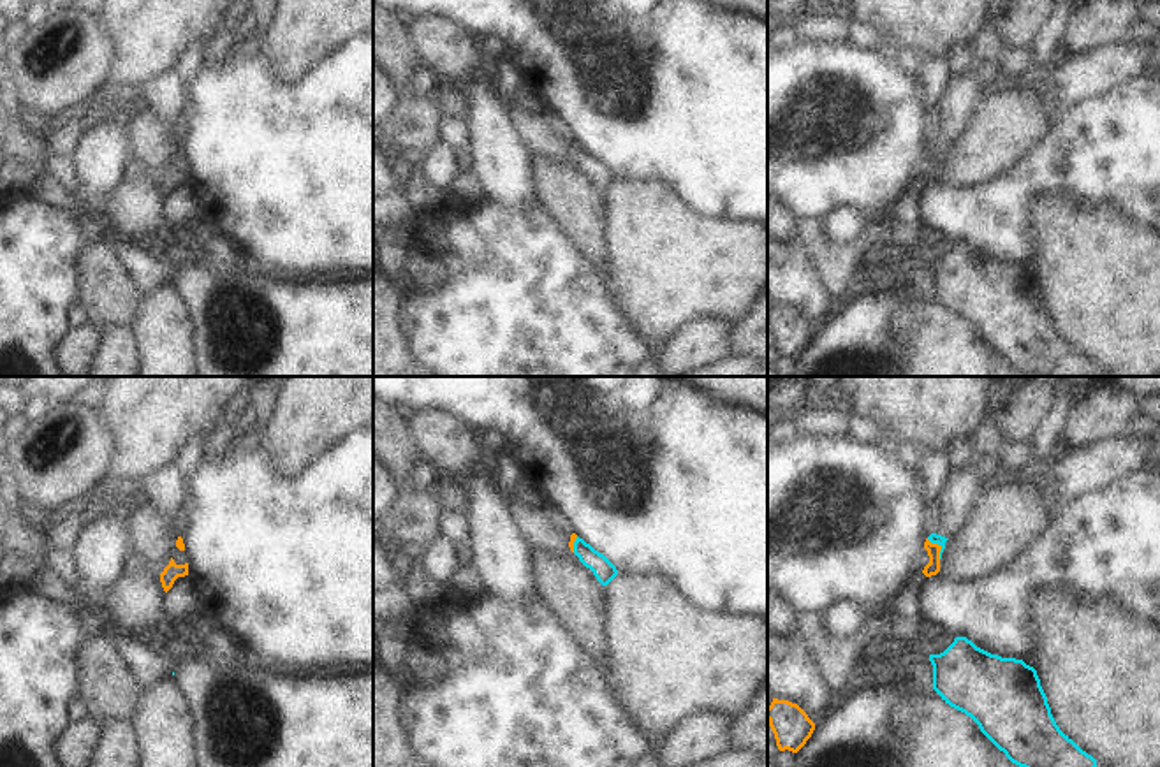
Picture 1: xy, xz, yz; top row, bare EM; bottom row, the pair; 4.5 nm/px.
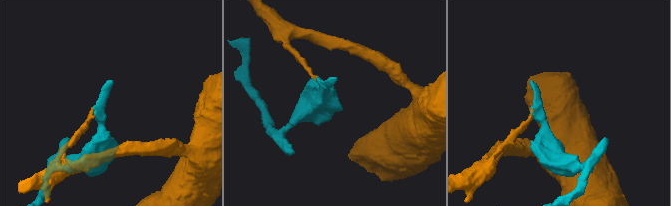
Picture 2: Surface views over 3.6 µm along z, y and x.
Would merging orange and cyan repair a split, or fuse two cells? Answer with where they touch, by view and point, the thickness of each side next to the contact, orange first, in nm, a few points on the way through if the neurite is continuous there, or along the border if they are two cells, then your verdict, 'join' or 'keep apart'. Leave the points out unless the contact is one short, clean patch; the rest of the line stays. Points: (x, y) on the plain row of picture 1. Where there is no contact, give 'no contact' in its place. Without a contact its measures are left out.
meets orange in yz at (939, 152); 60 nm thick on the orange side, 50 nm on the other; border along yz (926, 145), (940, 153), (940, 164); keep apart

